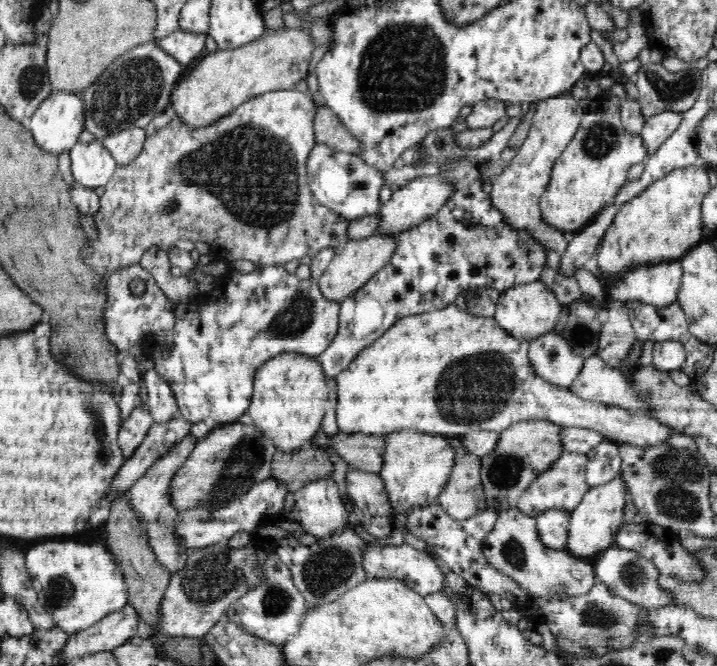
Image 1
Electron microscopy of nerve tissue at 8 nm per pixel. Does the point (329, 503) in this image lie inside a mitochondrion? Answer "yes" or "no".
no

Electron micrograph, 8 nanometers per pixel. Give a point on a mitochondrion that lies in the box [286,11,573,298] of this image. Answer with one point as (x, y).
(404, 67)

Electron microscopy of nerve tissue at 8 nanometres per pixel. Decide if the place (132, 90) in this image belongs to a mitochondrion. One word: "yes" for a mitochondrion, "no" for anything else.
yes

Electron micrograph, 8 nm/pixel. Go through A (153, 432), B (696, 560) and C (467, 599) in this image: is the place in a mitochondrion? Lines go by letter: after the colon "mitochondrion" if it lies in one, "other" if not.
A: other
B: other
C: other

